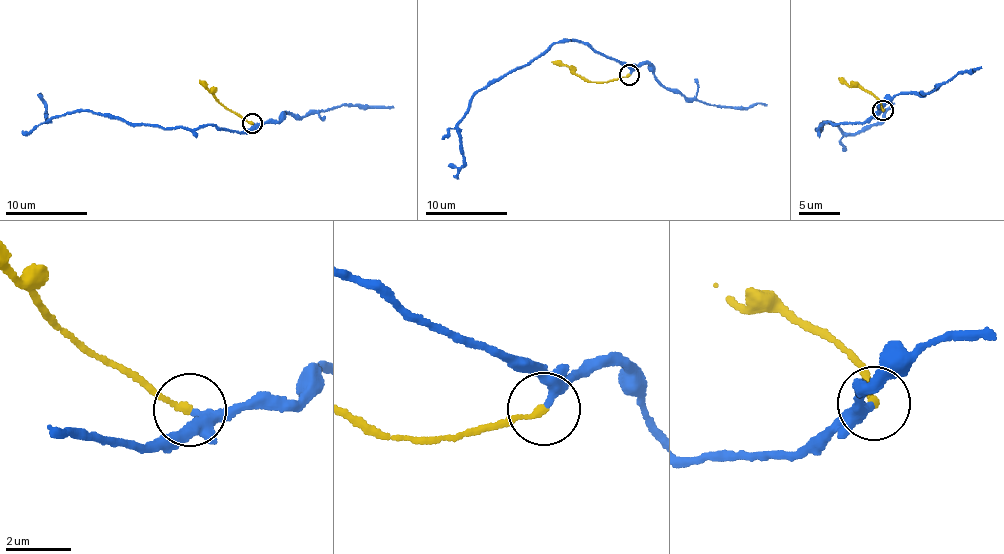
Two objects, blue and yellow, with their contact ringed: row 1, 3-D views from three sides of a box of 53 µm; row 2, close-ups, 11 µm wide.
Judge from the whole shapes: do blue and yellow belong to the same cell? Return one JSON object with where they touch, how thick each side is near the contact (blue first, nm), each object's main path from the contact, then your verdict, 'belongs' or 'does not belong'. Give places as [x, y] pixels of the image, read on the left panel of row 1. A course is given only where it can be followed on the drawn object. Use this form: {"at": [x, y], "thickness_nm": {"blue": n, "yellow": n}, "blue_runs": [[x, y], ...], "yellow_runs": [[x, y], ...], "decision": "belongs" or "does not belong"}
{"at": [252, 123], "thickness_nm": {"blue": 240, "yellow": 200}, "blue_runs": [[253, 122], [241, 132], [214, 125], [185, 129], [83, 110], [46, 121], [41, 93]], "yellow_runs": [[253, 122], [220, 105], [199, 79]], "decision": "belongs"}

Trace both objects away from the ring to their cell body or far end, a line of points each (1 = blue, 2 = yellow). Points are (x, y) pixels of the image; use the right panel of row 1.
1: (882, 109), (862, 123), (829, 121), (815, 131), (827, 122), (853, 134), (877, 124), (895, 102)
2: (882, 109), (880, 101), (839, 76)

